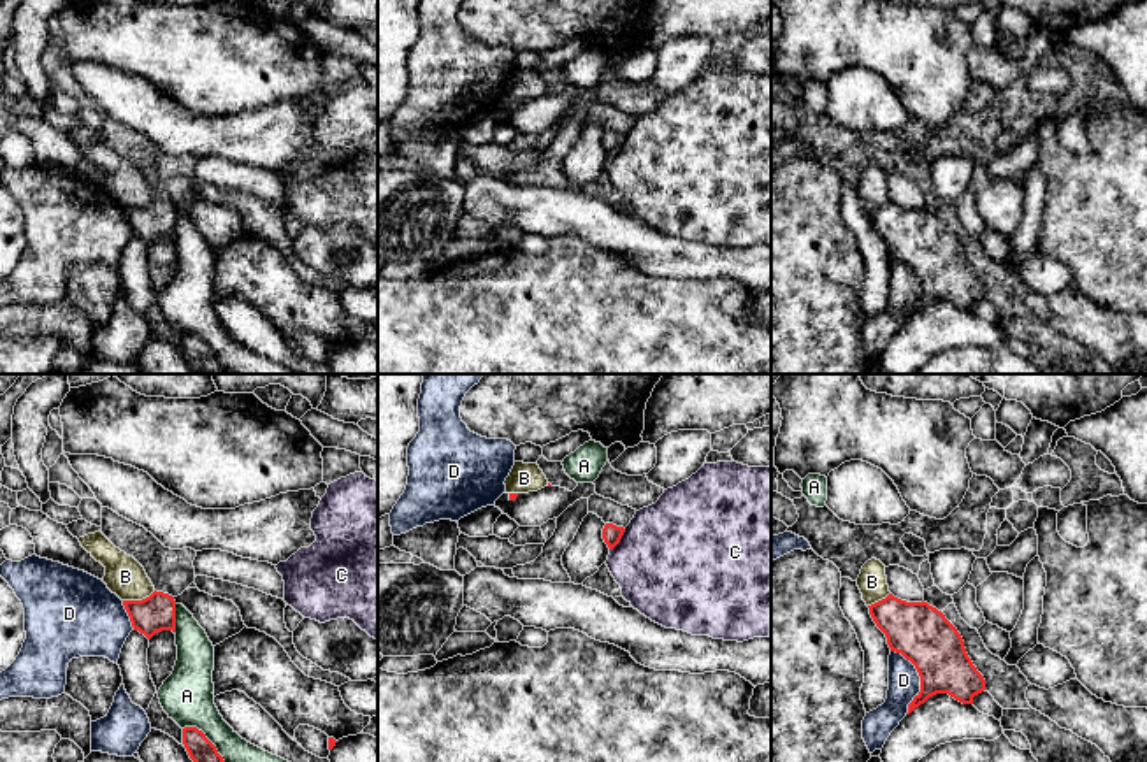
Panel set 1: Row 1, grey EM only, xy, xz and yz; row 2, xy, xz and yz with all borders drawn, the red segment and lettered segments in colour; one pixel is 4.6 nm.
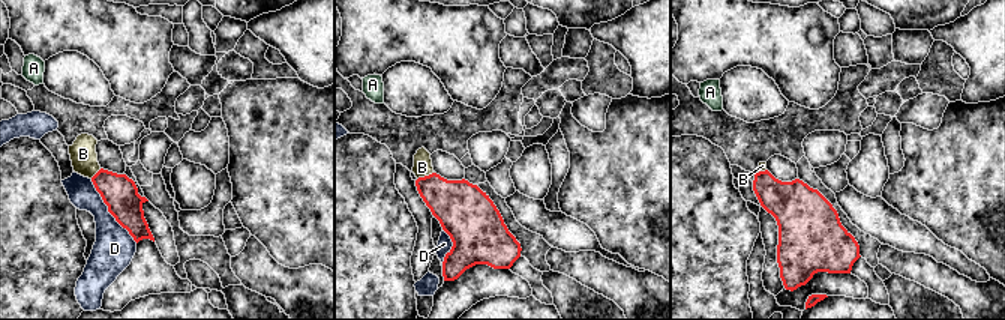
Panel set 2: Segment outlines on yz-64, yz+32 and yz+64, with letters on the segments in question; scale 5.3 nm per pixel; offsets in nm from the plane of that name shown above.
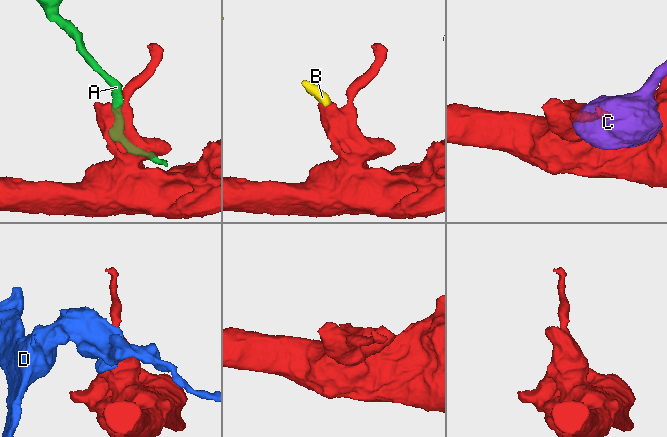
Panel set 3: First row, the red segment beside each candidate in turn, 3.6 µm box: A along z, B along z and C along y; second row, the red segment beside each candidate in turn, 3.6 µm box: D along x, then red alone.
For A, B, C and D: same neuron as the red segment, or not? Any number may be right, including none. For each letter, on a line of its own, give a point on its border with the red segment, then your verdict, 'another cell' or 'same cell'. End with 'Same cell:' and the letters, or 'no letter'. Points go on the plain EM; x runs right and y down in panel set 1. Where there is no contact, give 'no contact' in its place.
A: meets red in xy at (174, 225); another cell
B: meets red in xy at (139, 208); another cell
C: meets red in xz at (620, 144); another cell
D: meets red in yz at (921, 285); another cell
Same cell: no letter

